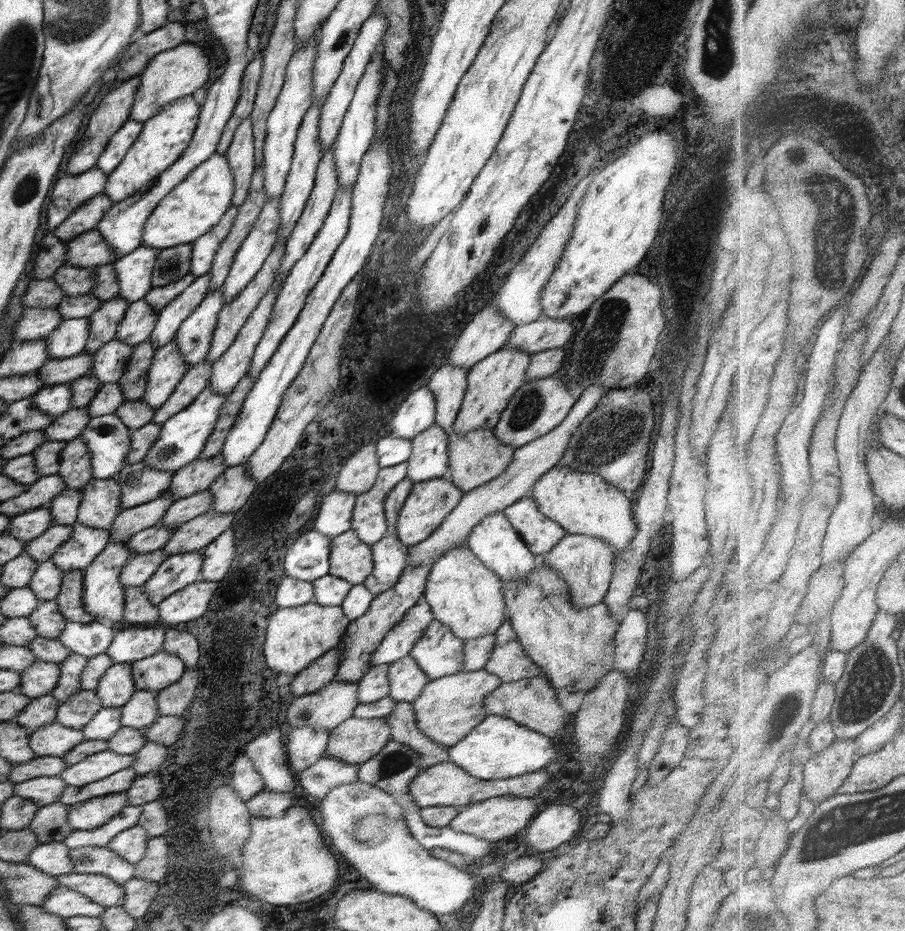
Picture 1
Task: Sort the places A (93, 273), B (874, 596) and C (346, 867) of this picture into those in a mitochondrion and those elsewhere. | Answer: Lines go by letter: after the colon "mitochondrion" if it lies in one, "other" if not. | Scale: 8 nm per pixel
A: other
B: other
C: other

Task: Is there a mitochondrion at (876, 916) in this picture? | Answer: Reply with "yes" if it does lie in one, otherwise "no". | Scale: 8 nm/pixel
no

